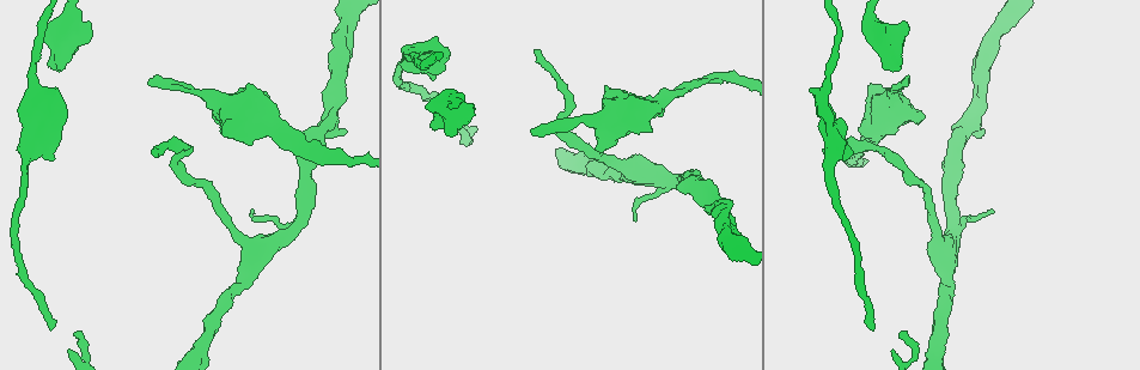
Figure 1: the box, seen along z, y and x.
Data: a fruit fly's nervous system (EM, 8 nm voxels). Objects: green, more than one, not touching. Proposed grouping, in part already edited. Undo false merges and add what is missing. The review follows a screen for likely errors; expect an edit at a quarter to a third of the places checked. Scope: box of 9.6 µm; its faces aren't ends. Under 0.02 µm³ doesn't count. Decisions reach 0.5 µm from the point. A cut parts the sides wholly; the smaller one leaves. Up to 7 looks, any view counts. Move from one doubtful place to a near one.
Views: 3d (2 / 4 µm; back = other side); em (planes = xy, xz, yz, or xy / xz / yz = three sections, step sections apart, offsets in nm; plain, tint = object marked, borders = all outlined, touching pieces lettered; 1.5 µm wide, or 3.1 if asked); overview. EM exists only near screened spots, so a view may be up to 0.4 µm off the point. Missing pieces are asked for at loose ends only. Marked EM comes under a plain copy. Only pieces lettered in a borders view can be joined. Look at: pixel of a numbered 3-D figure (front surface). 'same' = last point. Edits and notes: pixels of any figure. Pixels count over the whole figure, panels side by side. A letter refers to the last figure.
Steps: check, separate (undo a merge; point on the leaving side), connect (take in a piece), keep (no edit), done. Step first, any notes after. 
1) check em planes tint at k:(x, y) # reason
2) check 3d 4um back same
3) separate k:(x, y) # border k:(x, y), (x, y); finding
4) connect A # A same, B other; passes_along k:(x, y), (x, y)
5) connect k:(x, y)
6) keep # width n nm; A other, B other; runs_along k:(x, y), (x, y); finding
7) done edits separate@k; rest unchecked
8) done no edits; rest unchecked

check em planes borders at 1:(899, 66) # branch stops here

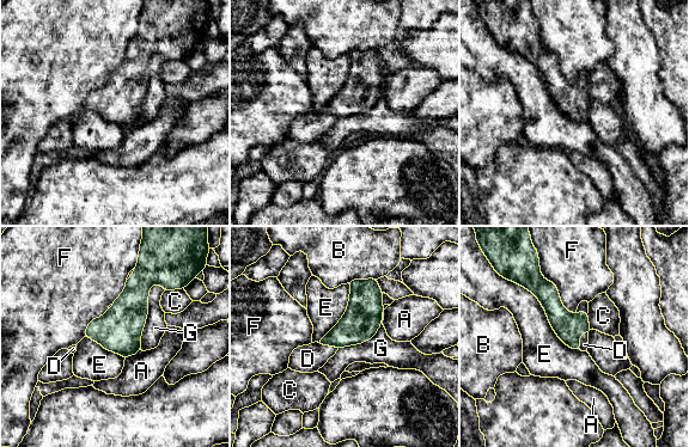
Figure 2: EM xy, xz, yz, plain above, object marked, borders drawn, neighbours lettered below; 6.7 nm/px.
connect D # A other, B other, C other, D same, E other, F other, G other; passes_along 2:(358, 324), (327, 344), (308, 359); the neuron continues

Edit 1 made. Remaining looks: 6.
check overview # redraw

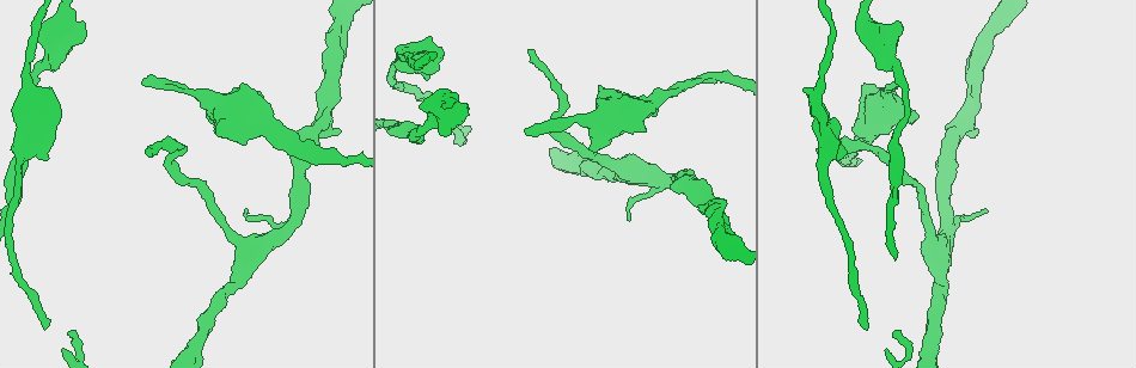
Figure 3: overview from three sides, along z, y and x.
check em planes borders at 3:(145, 80) # tapers out

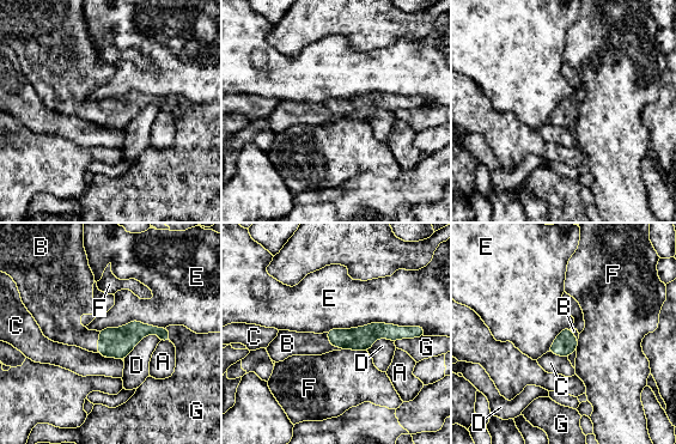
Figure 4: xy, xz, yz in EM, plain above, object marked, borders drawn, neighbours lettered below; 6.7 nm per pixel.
connect B # A other, B same, C other, D other, E other, F other, G other; passes_along 4:(358, 339), (330, 344), (293, 344); the neuron continues

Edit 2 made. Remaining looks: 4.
check 3d 2um at 3:(588, 148) # stops while still wide

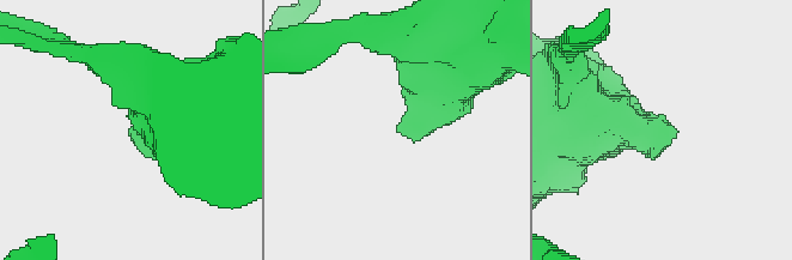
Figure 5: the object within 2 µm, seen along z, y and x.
check em planes borders at 5:(668, 138)

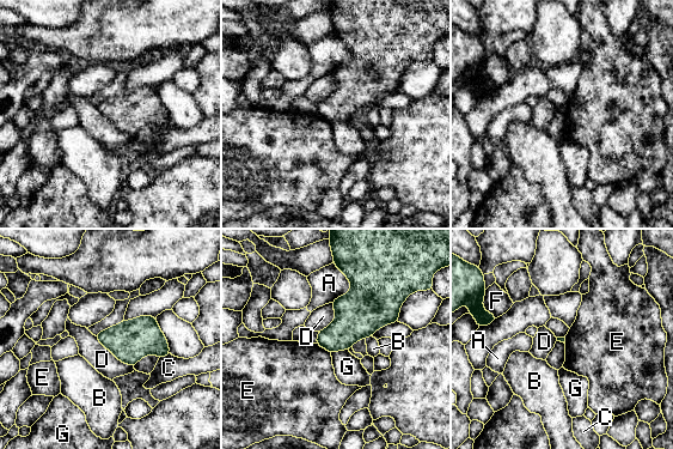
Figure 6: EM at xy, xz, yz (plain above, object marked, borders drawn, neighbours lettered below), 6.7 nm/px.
keep # longest_contact D 340 nm; A other, B other, C other, D other, E other, F other, G other; border 6:(348, 349), (331, 353); none of them fits

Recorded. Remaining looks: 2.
done edits connect@2, connect@4; rest unchecked

